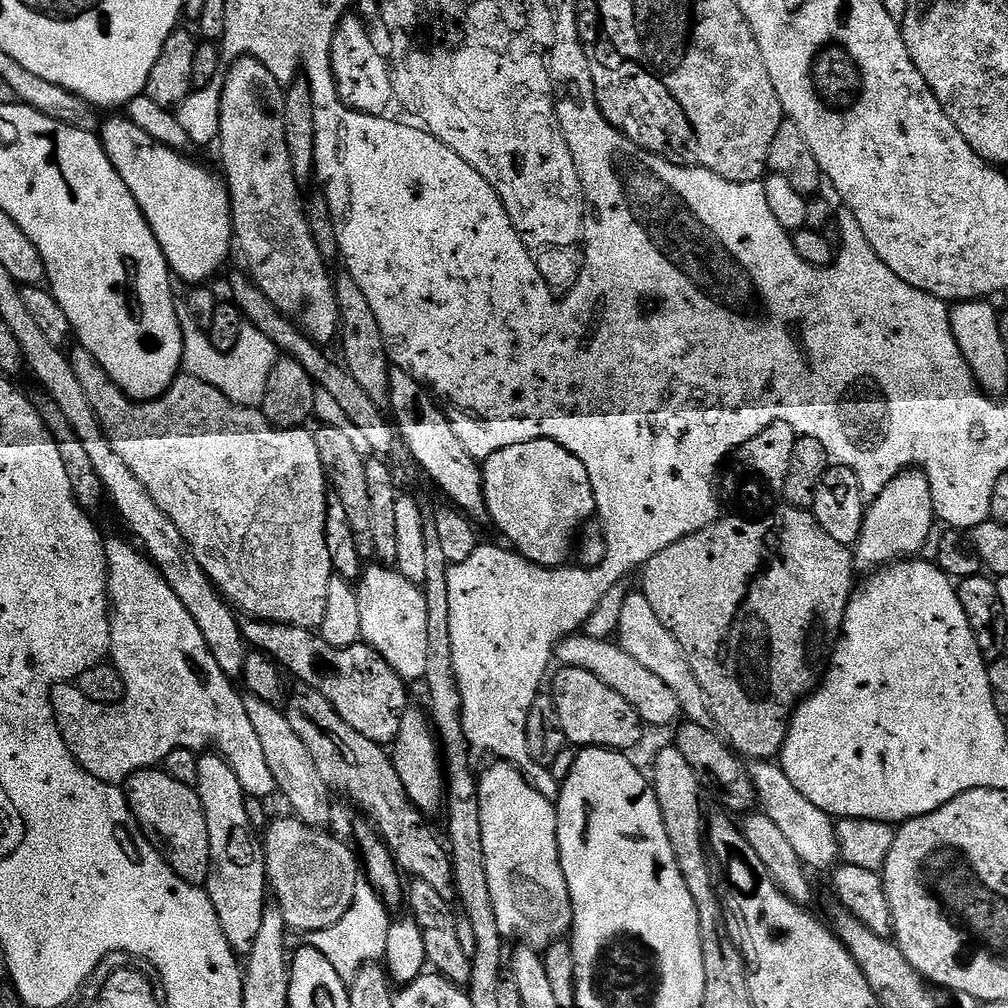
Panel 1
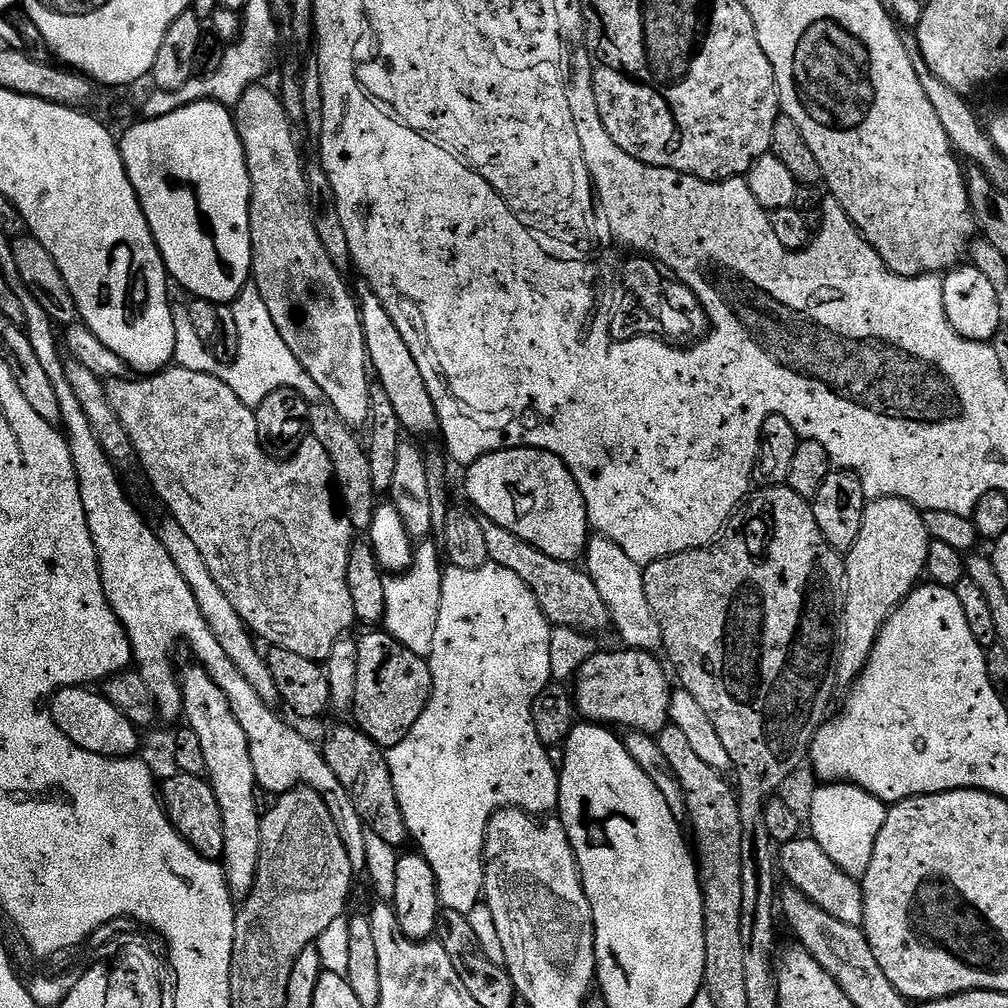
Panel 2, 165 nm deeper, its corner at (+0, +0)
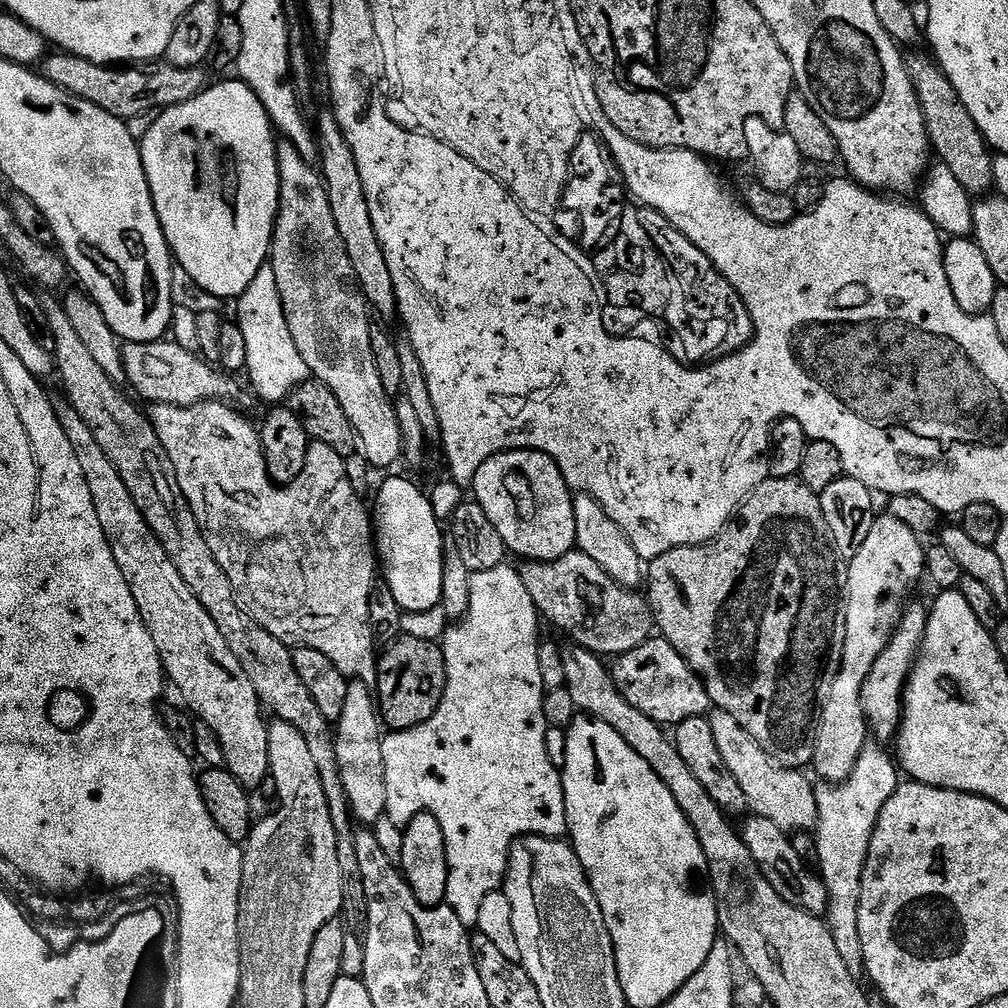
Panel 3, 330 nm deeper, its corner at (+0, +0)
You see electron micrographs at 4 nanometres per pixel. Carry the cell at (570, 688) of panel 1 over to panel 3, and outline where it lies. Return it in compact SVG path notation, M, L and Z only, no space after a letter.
M650 638L642 646L615 657L610 671L612 680L630 706L642 710L646 718L661 726L675 726L686 718L707 716L713 707L704 681L696 675L686 658L663 638Z

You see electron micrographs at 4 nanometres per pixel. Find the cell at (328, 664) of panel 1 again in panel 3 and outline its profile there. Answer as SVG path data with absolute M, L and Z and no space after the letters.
M401 635L379 653L374 695L385 729L404 732L426 722L438 710L445 690L444 649L437 641Z

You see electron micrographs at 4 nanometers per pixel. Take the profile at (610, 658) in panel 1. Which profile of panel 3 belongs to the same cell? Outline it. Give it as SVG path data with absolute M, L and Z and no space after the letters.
M712 710L707 717L710 730L714 730L714 742L718 742L718 751L722 753L726 766L730 766L730 774L738 778L738 786L742 786L742 794L746 794L749 809L757 816L770 818L770 822L774 822L774 826L783 832L812 832L819 810L813 781L808 781L803 771L781 768L770 754L766 754L766 750L762 750L762 746L758 746L758 742L754 742L754 738L750 738L746 730L742 730L742 726L738 726L738 721L730 714Z

